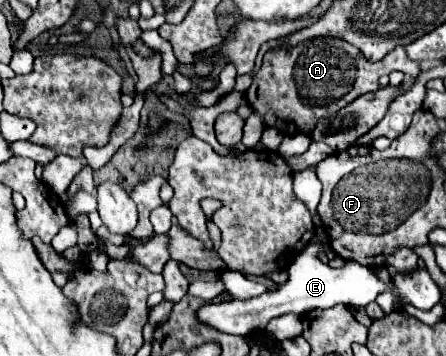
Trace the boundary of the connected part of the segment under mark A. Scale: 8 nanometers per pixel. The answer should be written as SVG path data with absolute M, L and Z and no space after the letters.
M320 36L296 46L282 46L266 52L252 86L246 90L246 100L254 112L264 116L264 110L268 108L268 112L278 116L286 134L308 132L318 118L338 112L348 102L356 100L356 96L376 92L380 88L378 78L394 70L416 78L420 74L420 62L408 60L404 46L394 48L380 62L368 62L362 52L346 40Z

